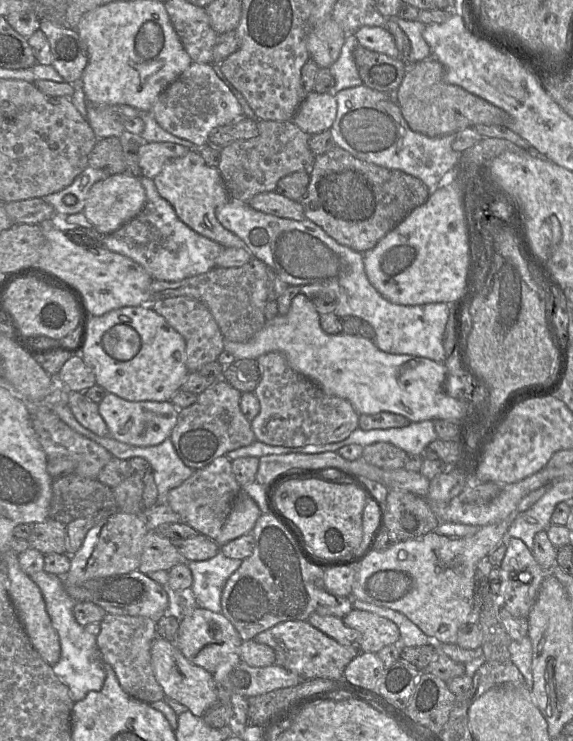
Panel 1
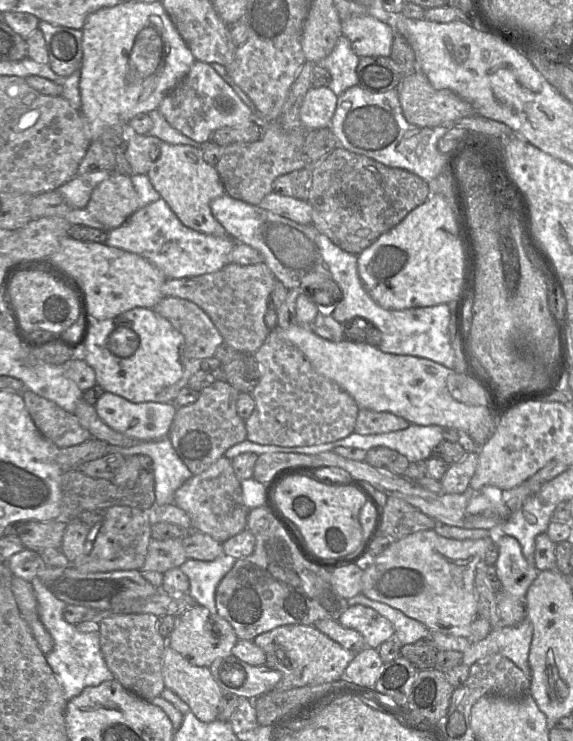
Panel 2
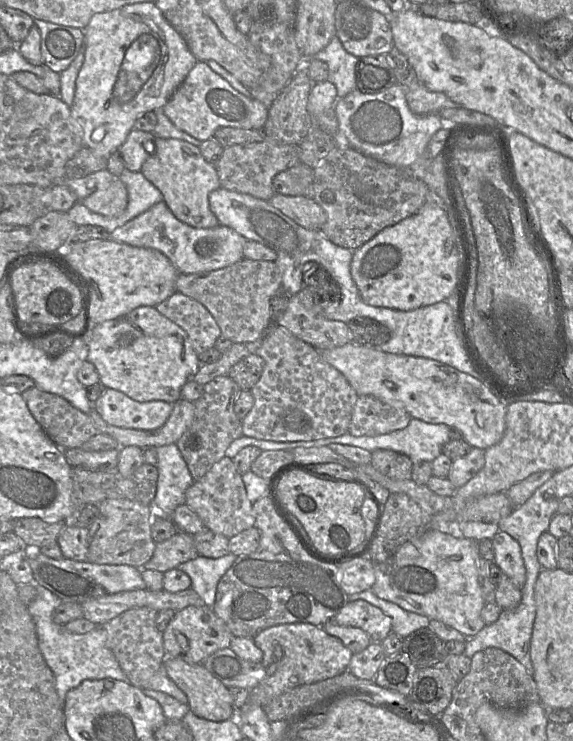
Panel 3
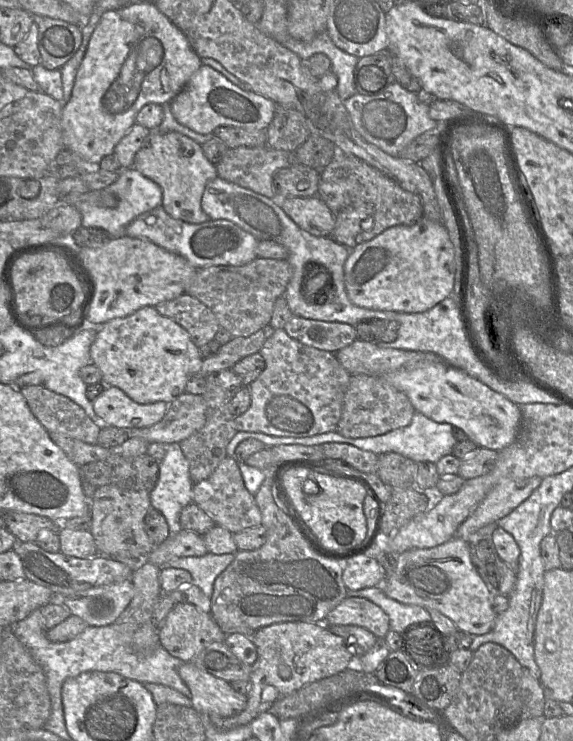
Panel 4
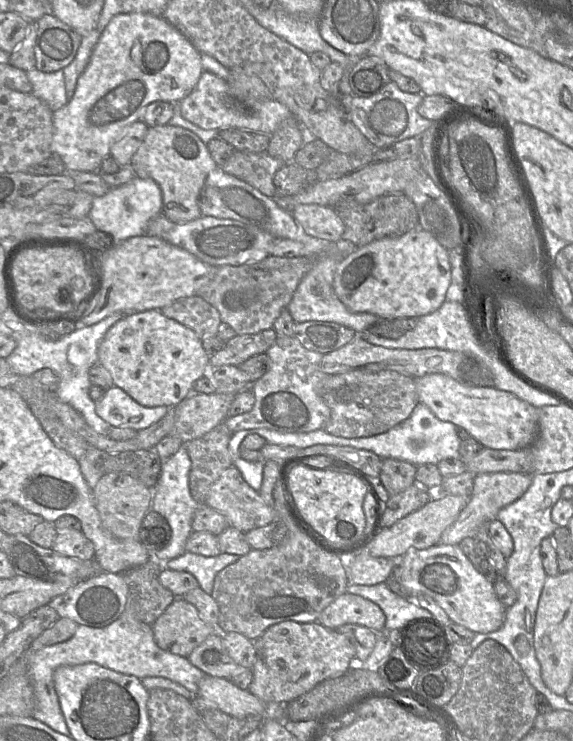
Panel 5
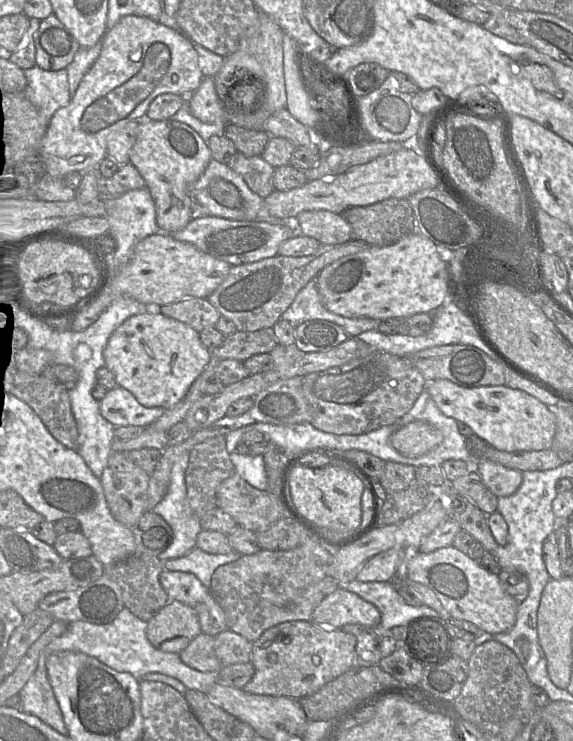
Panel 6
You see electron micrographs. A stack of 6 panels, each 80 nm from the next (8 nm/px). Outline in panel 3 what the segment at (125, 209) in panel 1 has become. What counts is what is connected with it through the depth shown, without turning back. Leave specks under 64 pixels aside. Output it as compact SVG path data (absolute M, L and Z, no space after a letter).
M114 178L107 188L97 190L78 202L94 213L115 217L122 214L127 207L127 189L121 180Z

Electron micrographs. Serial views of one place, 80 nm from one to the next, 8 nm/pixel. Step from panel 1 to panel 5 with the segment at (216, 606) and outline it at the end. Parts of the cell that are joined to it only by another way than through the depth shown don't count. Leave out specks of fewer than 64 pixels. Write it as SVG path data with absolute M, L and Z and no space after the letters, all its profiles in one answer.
M185 552L182 555L167 560L163 567L191 573L199 583L199 587L207 594L211 594L214 579L218 572L236 562L240 556L221 553L217 556L205 557L200 554Z

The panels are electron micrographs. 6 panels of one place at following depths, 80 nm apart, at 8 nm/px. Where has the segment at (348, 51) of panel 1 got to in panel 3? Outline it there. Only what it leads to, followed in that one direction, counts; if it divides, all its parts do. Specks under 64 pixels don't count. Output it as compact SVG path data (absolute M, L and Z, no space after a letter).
M334 36L323 50L302 58L307 71L308 64L313 60L320 60L328 65L328 81L335 85L339 100L357 89L356 67L360 59L347 52L337 36Z

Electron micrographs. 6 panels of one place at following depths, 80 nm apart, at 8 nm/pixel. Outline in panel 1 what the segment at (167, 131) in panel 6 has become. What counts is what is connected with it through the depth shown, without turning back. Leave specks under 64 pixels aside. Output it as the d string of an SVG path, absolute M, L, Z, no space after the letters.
M191 149L184 157L167 161L153 182L160 197L169 202L178 218L189 228L223 248L247 248L243 240L224 228L216 218L216 208L228 202L230 196L220 172L204 163L199 149Z

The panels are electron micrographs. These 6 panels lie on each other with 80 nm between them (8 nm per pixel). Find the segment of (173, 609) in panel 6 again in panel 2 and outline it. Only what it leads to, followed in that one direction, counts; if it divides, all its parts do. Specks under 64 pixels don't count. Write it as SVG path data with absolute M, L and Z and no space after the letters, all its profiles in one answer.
M193 605L176 616L175 626L166 643L183 658L195 666L209 666L218 657L232 654L239 640L228 621L201 605Z

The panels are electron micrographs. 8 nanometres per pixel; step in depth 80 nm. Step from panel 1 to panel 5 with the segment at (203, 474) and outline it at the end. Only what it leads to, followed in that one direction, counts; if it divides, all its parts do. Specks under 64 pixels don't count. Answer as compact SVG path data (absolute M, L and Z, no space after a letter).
M232 465L212 484L205 504L223 514L231 527L246 533L266 526L275 520L275 513L264 501L260 493L244 480L239 470Z

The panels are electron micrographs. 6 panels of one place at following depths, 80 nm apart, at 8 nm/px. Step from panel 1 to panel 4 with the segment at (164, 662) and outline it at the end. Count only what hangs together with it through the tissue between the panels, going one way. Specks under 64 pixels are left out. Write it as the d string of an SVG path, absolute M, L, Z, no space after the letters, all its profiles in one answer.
M192 662L183 663L178 673L191 692L192 707L201 715L230 717L245 709L247 695L235 691L224 679L199 669Z

